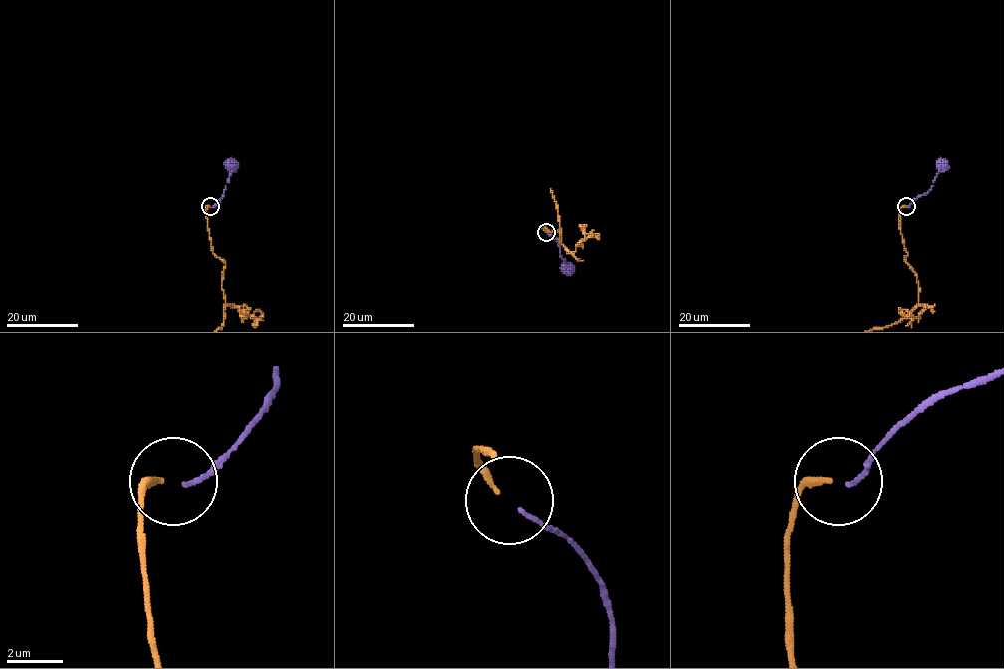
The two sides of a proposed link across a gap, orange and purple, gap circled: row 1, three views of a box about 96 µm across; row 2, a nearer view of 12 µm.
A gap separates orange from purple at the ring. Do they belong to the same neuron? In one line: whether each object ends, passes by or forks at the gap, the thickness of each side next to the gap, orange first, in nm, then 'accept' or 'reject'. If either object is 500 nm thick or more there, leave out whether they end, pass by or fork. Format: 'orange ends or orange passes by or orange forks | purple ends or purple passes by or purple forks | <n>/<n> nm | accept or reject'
orange ends | purple ends | 240/150 nm | accept

